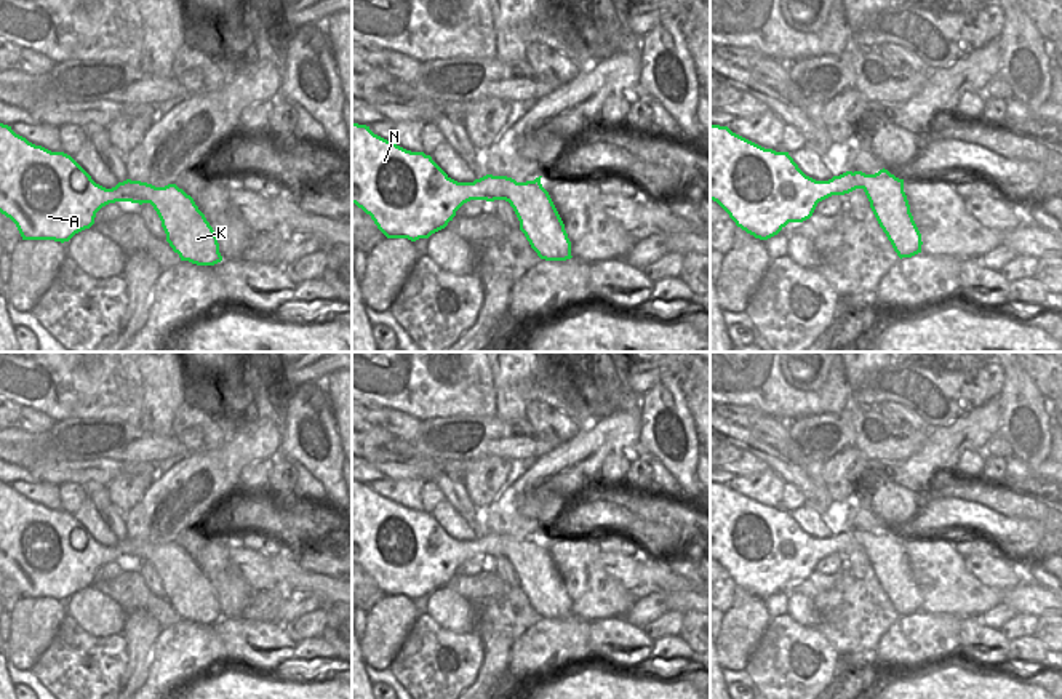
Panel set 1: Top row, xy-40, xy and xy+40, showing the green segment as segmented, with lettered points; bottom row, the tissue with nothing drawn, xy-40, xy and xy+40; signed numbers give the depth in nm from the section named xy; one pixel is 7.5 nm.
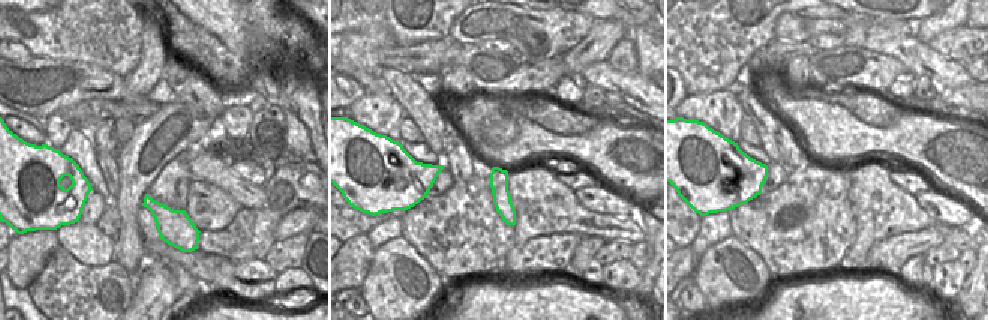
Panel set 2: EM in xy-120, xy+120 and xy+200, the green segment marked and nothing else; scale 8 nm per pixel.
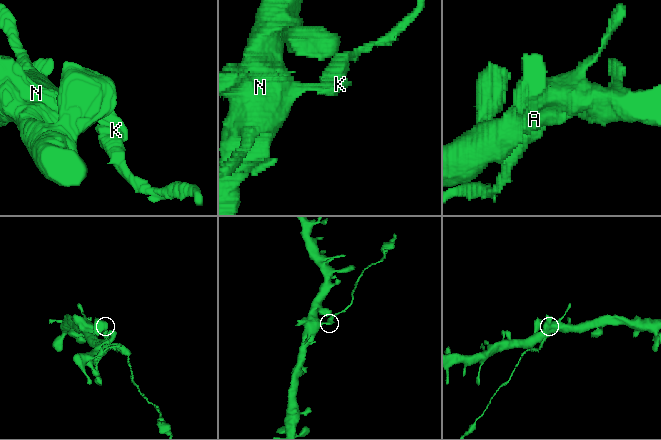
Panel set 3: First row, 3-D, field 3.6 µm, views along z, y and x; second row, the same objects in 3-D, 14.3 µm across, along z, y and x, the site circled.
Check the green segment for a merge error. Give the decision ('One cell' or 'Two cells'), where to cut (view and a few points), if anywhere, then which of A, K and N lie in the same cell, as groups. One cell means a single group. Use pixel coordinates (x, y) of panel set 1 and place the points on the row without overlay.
Two cells. Split along xy-40 (139, 539), (131, 560). Groups: A N / K.

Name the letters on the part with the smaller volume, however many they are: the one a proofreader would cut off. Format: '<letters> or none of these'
K.

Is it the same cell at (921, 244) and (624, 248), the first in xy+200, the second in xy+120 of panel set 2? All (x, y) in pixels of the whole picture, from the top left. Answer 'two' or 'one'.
two

